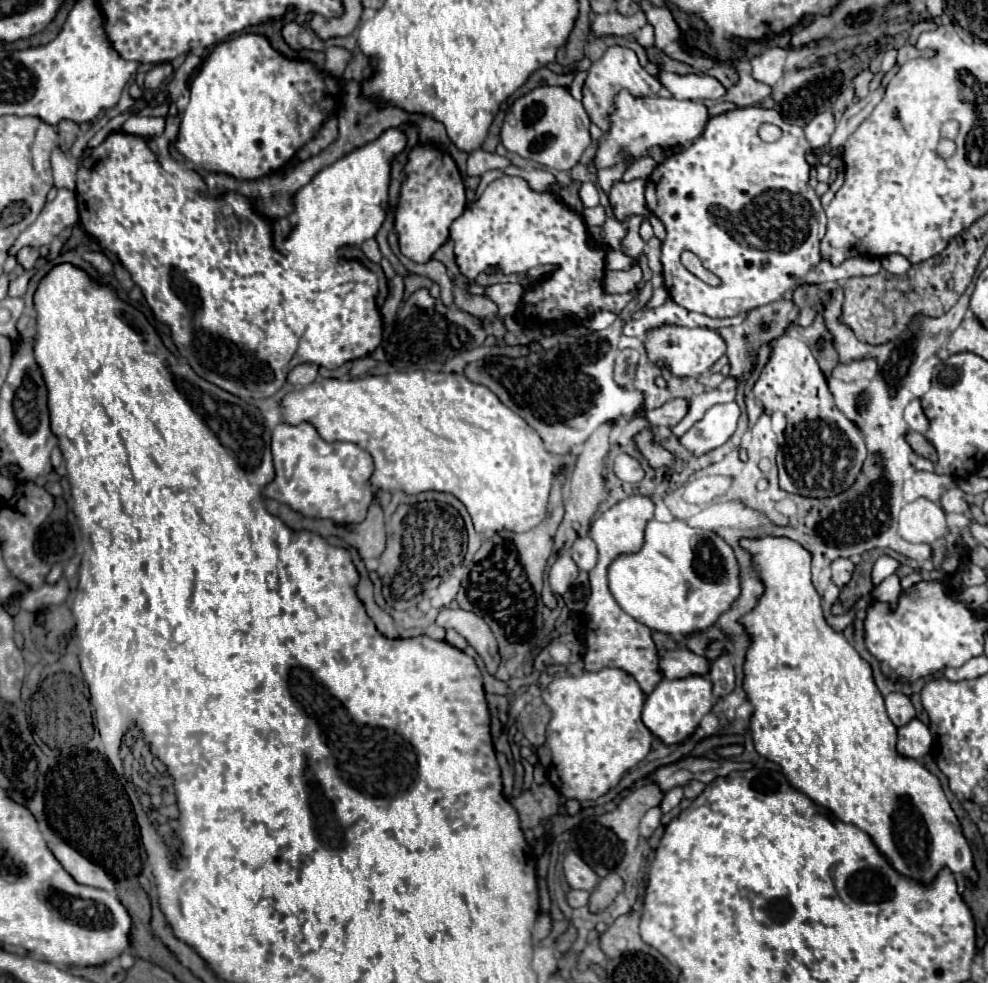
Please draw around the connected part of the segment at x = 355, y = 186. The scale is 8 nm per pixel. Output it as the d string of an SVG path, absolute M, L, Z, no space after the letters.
M387 128L373 142L345 154L331 166L325 166L295 194L295 210L289 216L295 226L285 244L285 258L297 272L317 272L335 266L337 248L345 244L361 246L381 228L387 212L391 162L407 146L407 134L401 128Z

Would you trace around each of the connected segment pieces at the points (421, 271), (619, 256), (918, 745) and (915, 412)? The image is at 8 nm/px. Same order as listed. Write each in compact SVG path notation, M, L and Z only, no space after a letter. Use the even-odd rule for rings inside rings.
M389 232L389 246L391 246L391 250L395 252L395 256L401 260L401 264L403 264L409 272L415 272L415 274L419 274L419 276L427 276L427 278L431 278L435 284L439 284L439 288L441 288L441 302L443 302L445 306L451 306L451 302L453 302L453 282L451 282L449 274L447 274L445 266L443 266L439 260L433 260L433 258L431 258L431 260L425 262L425 264L415 264L415 262L411 262L409 258L405 258L405 256L399 252L397 234L395 234L395 232Z
M611 250L605 258L605 264L607 264L607 270L629 270L635 264L635 260L623 254L621 250Z
M917 718L907 722L907 726L897 728L897 736L899 736L897 750L903 756L919 760L919 758L923 758L931 750L931 742L933 742L931 740L931 732Z
M917 398L905 408L905 422L907 422L909 428L915 430L915 432L925 432L925 430L929 428L929 420L927 420L927 416L923 414L923 408L921 408L921 404L919 404Z

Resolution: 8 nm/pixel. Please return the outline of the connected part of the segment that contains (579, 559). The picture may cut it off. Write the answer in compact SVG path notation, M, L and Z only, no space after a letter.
M589 536L577 538L573 542L573 548L571 548L571 558L575 560L575 564L581 570L591 570L597 564L597 546L595 546L595 542Z

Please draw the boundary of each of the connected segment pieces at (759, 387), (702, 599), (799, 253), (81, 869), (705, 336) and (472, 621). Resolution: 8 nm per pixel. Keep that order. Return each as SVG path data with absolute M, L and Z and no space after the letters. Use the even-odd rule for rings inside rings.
M783 334L771 342L769 360L759 372L753 394L769 414L783 412L787 416L785 444L777 458L779 486L785 492L827 498L857 480L865 460L865 442L857 426L835 406L825 376L803 340Z
M649 520L645 528L645 542L635 554L619 554L607 572L609 590L615 602L635 620L643 622L651 630L659 630L673 636L689 636L693 630L705 630L713 626L725 610L731 608L739 596L739 566L729 544L709 530L689 528L681 520L669 524Z
M751 106L709 118L705 132L687 150L677 152L665 162L657 164L657 168L647 178L645 202L651 214L655 214L667 230L661 254L663 278L671 298L679 306L693 312L701 312L711 318L739 316L747 310L781 300L783 294L793 288L801 276L805 276L821 262L819 242L825 234L825 226L821 224L823 206L815 190L809 186L811 166L805 160L807 148L809 142L801 126L783 122L777 110ZM763 122L777 124L783 130L783 136L773 144L763 142L757 136L757 130ZM683 250L693 252L705 268L719 276L721 284L715 288L693 276L679 260Z
M63 840L49 842L49 850L61 862L61 866L75 878L75 882L85 884L85 886L95 886L95 888L101 888L107 892L115 892L115 884L105 874L105 870L99 868L97 864L89 862L87 858L83 858L77 850L73 850Z
M663 324L659 328L653 328L647 332L647 338L643 342L647 358L657 364L661 362L663 366L669 368L673 376L685 378L685 376L701 376L707 372L727 350L723 338L719 336L717 330L711 328L685 328L685 326L673 326L673 324Z
M443 608L437 616L437 624L443 628L453 628L457 630L483 658L487 672L495 674L499 668L499 650L497 650L497 640L491 634L489 626L477 616L461 608Z

